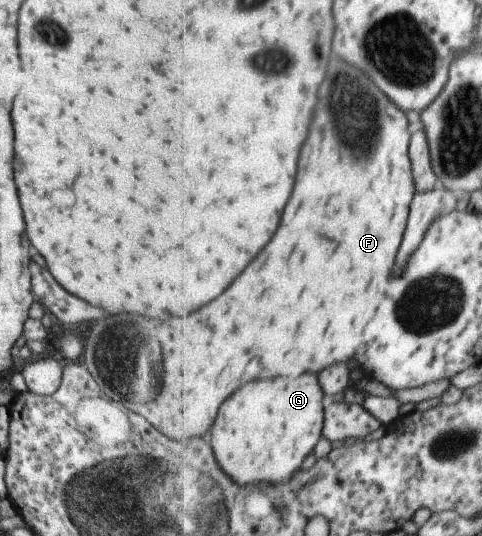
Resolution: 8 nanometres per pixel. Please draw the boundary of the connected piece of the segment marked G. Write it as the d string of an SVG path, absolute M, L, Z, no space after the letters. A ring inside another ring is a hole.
M313 372L301 374L297 380L271 376L245 384L235 396L223 402L219 420L215 420L211 442L216 459L224 472L243 486L291 480L324 434L327 402L319 378Z

